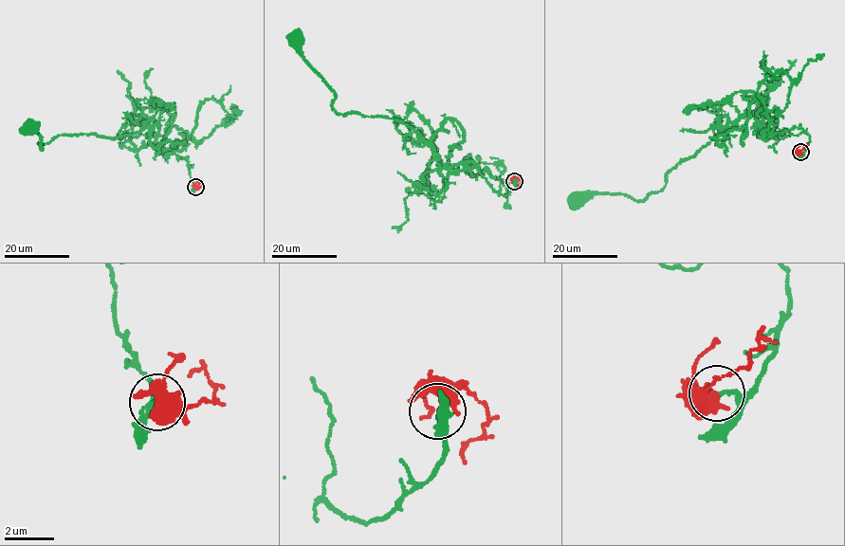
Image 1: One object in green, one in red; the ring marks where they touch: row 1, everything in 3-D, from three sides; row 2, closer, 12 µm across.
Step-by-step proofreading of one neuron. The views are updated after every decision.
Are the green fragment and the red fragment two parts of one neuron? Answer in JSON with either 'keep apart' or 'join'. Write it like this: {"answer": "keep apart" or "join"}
{"answer": "keep apart"}

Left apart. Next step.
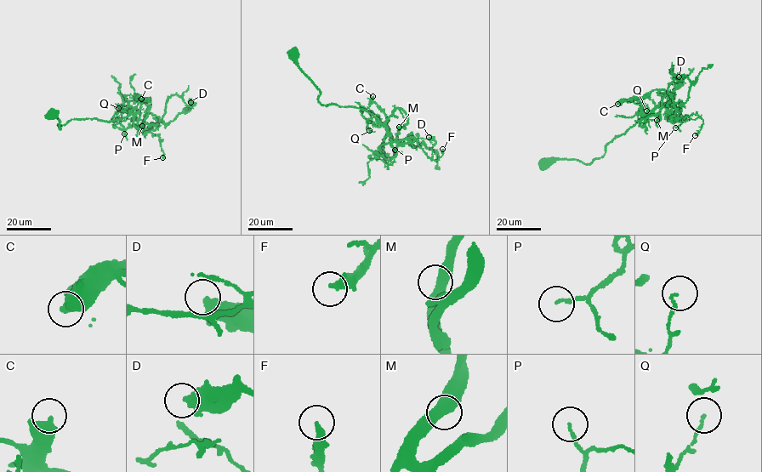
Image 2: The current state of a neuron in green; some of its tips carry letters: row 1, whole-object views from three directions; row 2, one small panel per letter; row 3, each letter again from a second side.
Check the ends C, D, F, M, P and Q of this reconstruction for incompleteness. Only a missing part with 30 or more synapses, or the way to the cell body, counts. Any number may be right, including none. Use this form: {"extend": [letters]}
{"extend": []}

